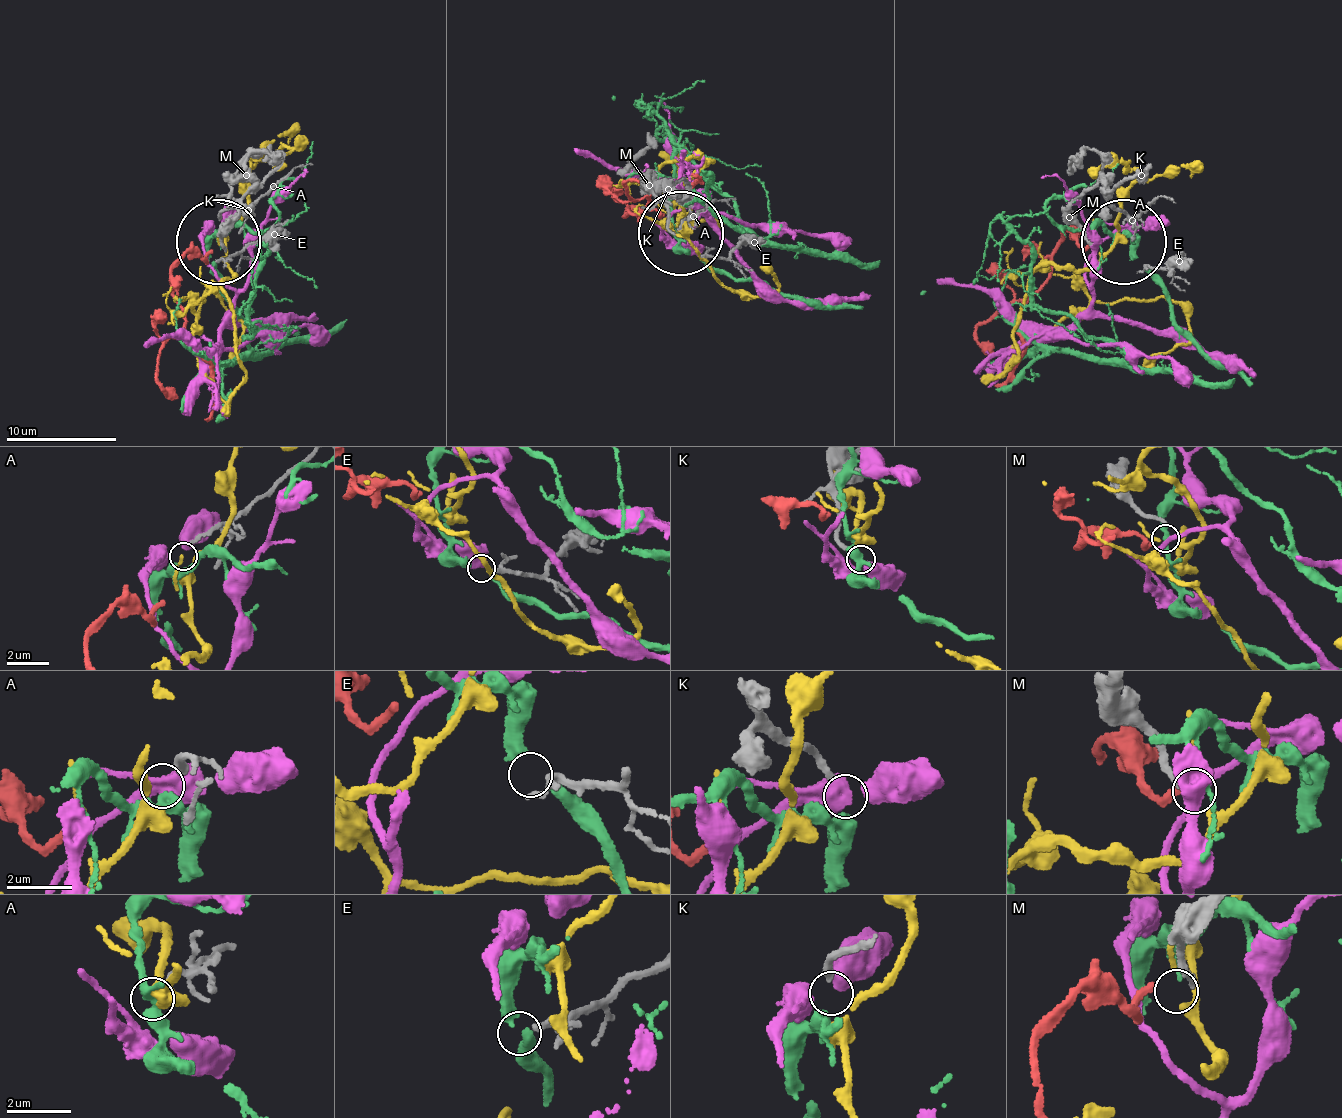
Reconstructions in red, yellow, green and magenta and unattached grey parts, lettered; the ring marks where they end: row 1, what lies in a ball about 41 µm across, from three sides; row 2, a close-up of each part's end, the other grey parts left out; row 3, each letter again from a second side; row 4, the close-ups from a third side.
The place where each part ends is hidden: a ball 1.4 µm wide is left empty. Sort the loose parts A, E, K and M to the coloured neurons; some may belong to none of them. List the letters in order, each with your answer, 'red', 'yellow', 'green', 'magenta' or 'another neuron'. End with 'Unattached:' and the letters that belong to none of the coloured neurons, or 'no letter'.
A: green
E: another neuron
K: another neuron
M: red
Unattached: E, K

